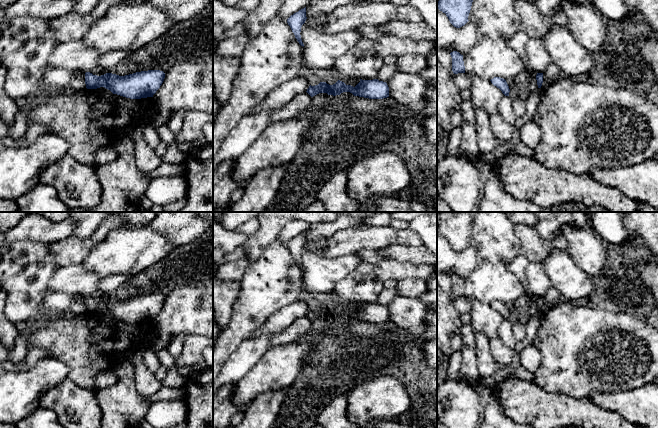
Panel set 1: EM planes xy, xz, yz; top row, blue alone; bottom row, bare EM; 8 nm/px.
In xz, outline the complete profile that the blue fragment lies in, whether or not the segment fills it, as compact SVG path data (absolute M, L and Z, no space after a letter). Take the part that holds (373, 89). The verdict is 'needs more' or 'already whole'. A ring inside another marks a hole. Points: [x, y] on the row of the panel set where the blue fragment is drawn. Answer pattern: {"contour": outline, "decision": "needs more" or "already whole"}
{"contour": "M338 80L335 84L329 85L326 82L320 82L318 85L309 86L306 91L311 97L319 93L327 93L328 95L340 95L343 92L350 92L354 96L369 98L369 99L383 99L389 97L389 87L386 82L373 80L362 80L355 86L346 85L344 82Z", "decision": "already whole"}

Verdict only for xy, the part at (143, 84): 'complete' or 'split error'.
complete

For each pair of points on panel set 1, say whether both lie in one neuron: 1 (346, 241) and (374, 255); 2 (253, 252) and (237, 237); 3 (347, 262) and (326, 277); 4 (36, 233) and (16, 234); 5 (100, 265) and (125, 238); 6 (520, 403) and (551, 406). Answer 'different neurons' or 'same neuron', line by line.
1: different neurons
2: different neurons
3: same neuron
4: same neuron
5: same neuron
6: same neuron

